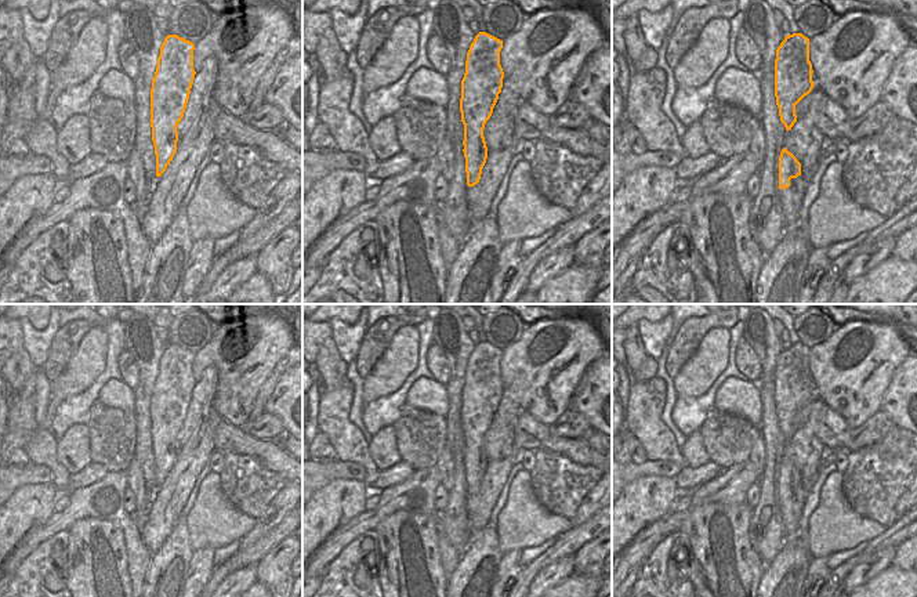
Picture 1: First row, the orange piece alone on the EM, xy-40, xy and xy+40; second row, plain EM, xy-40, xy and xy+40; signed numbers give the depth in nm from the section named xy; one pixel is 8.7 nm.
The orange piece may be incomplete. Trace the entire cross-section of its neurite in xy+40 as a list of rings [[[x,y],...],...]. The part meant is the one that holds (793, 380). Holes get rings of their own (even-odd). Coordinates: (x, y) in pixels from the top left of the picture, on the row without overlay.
[[[802,343],[784,347],[776,359],[775,406],[780,431],[791,439],[797,431],[795,415],[813,398],[809,348]]]

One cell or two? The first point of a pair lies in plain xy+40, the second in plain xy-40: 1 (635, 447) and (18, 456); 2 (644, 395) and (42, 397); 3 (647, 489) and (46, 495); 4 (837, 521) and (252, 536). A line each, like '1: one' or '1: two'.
1: one
2: two
3: one
4: two

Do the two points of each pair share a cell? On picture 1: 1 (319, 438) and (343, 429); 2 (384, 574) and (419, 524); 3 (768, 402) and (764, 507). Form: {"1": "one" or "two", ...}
{"1": "two", "2": "one", "3": "one"}

